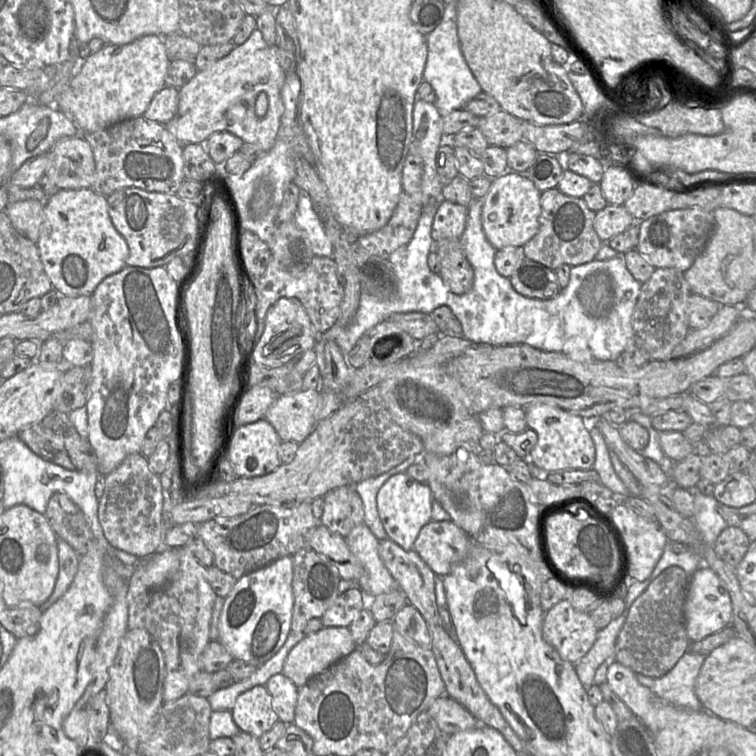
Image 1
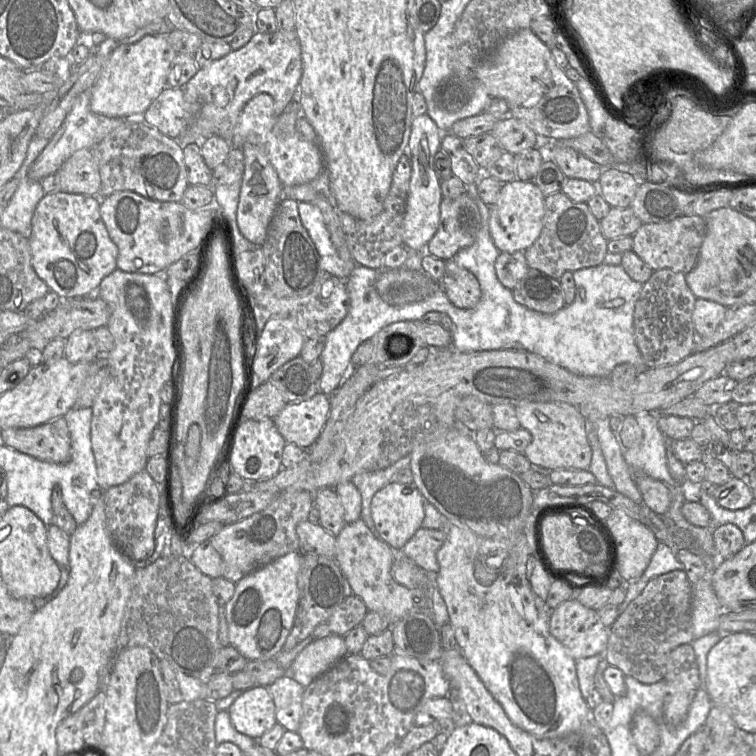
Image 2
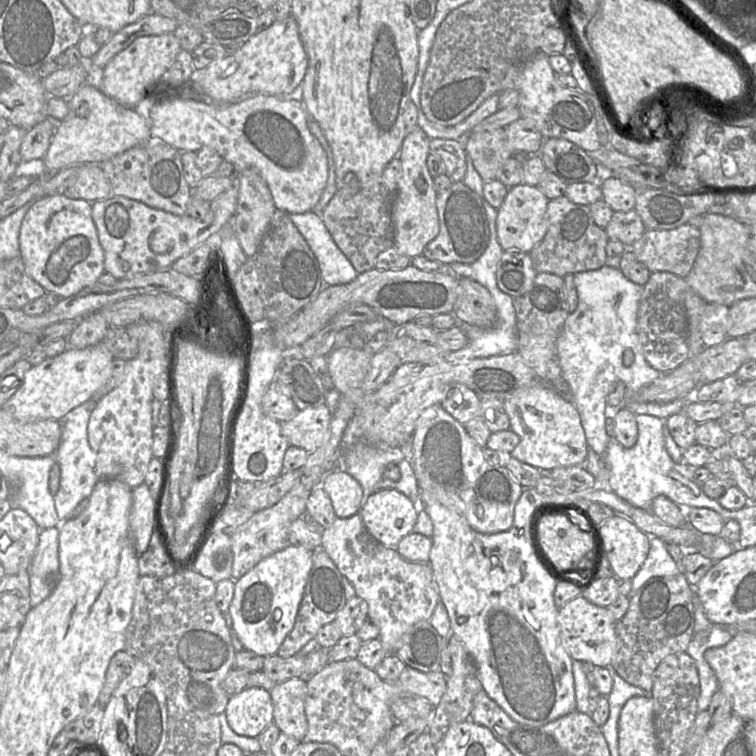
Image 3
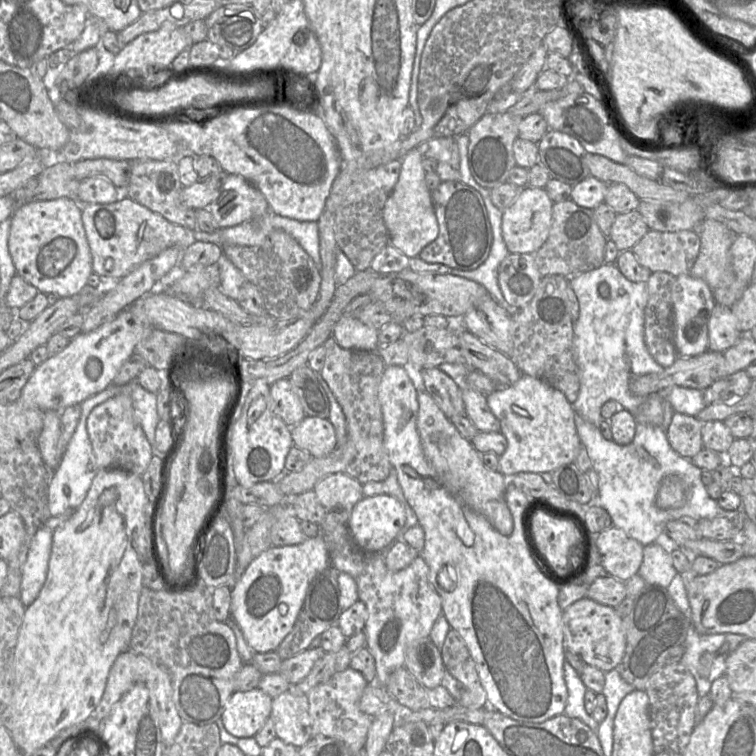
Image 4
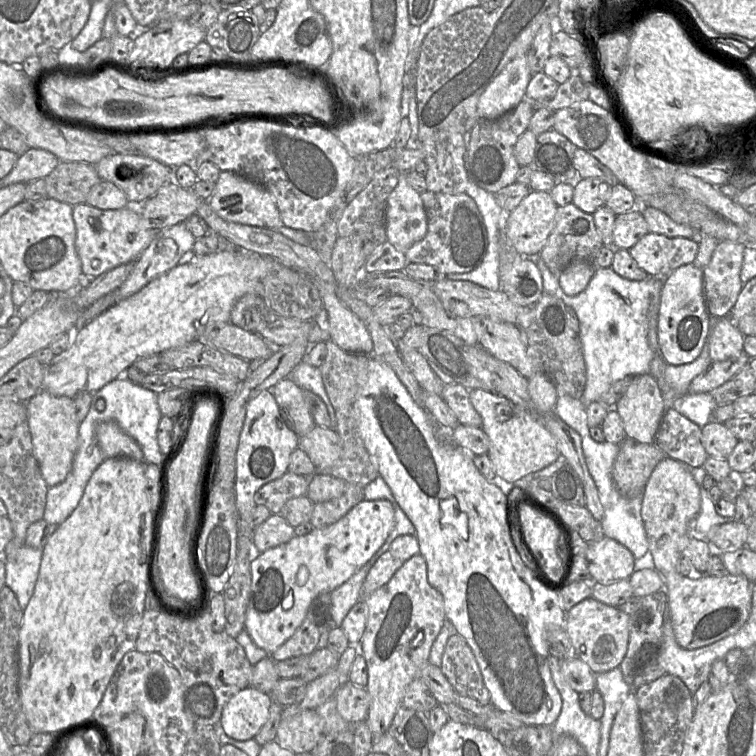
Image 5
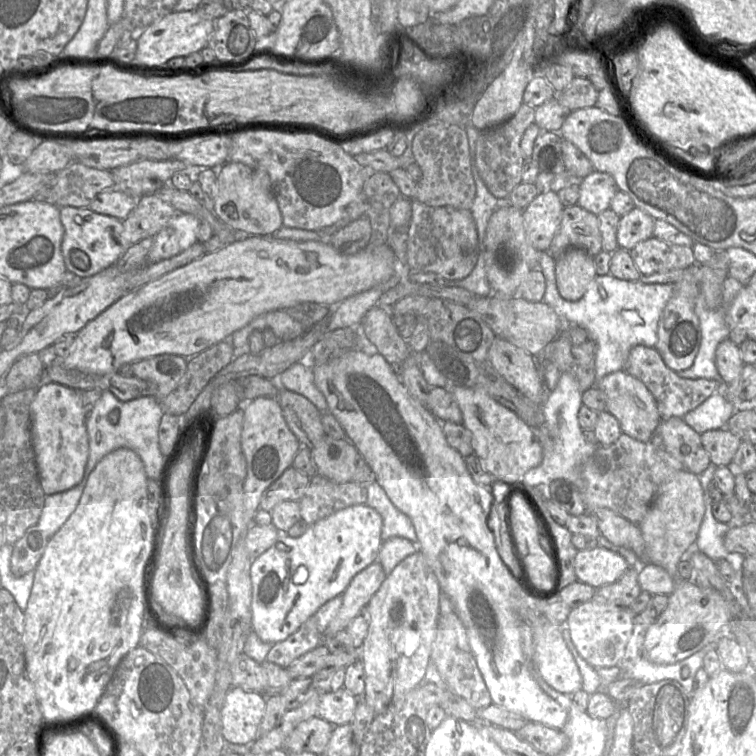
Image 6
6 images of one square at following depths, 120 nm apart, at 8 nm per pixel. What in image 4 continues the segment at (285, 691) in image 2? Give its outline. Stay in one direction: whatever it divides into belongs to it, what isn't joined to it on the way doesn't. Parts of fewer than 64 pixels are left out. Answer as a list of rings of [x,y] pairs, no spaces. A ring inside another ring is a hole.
[[[292,686],[288,691],[273,698],[270,717],[274,722],[276,737],[287,744],[300,748],[313,737],[308,696],[303,692],[297,691],[296,686]]]

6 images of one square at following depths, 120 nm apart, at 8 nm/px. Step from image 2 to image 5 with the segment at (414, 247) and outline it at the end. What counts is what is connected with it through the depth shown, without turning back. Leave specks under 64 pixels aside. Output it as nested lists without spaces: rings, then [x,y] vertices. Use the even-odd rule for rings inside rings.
[[[401,172],[386,203],[387,241],[405,253],[414,243],[422,240],[426,233],[427,215],[420,193],[408,184],[406,172]]]

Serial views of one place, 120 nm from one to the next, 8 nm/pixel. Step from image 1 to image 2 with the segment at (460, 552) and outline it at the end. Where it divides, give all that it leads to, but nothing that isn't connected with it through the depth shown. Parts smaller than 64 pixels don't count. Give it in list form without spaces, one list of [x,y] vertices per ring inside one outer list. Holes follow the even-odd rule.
[[[420,528],[416,531],[416,533],[407,541],[407,543],[404,545],[401,551],[395,551],[395,552],[402,552],[405,556],[407,556],[409,559],[411,559],[415,564],[417,564],[420,568],[425,570],[426,572],[430,573],[431,575],[435,575],[439,571],[439,564],[437,561],[437,551],[440,549],[440,547],[444,544],[446,540],[446,531],[445,529],[429,529],[429,528]]]

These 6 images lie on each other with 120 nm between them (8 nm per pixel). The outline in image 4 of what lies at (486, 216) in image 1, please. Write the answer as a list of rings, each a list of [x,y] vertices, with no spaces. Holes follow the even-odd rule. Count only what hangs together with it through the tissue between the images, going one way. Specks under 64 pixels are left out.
[[[525,186],[502,214],[502,237],[510,253],[534,254],[546,241],[551,223],[552,206],[545,188]]]

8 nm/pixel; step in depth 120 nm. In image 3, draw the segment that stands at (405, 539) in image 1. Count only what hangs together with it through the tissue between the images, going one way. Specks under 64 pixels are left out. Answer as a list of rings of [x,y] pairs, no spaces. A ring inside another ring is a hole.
[[[396,489],[372,493],[359,512],[368,533],[386,547],[395,547],[413,532],[418,511],[407,496]]]

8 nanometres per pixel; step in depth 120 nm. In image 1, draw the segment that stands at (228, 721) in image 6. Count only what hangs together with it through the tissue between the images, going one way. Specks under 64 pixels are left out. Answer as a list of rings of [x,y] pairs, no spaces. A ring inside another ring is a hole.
[[[255,686],[239,695],[231,713],[241,731],[258,739],[279,721],[265,686]]]

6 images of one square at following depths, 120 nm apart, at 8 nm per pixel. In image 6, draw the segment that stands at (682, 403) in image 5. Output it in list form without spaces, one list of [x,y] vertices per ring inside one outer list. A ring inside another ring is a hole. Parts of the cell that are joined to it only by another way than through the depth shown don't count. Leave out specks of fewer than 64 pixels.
[[[714,392],[703,403],[682,418],[700,435],[708,430],[725,428],[735,413],[735,406],[721,392]]]

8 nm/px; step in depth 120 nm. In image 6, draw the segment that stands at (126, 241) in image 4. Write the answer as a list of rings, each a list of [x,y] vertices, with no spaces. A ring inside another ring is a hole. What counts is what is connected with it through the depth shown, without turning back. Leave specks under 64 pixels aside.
[[[60,207],[60,220],[64,228],[61,253],[66,270],[81,277],[91,277],[115,265],[125,252],[122,245],[123,221],[92,211],[89,207]]]

